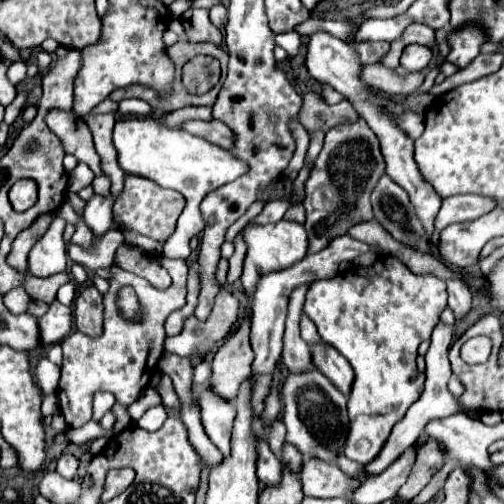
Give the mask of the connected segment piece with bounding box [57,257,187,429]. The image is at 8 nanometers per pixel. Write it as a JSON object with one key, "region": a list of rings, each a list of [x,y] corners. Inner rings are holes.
{"region":[[[157,257],[157,263],[165,267],[173,279],[169,289],[159,291],[151,287],[143,277],[137,277],[129,271],[119,269],[117,265],[111,265],[109,291],[103,295],[103,305],[105,305],[103,335],[99,339],[91,339],[91,337],[87,339],[81,333],[71,333],[61,341],[63,365],[61,365],[57,397],[59,397],[59,409],[69,427],[77,429],[91,419],[91,397],[95,391],[109,391],[115,395],[117,403],[131,405],[139,399],[141,391],[147,387],[151,375],[155,373],[157,363],[163,355],[163,341],[167,337],[163,323],[169,317],[169,313],[185,305],[185,295],[187,295],[187,261]],[[121,285],[131,285],[137,291],[141,305],[145,309],[145,321],[141,323],[121,321],[117,309],[113,307],[113,299]]]}

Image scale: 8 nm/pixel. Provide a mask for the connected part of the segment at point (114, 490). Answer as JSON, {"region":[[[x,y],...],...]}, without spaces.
{"region":[[[113,469],[113,471],[107,471],[103,493],[101,493],[99,501],[107,503],[113,497],[117,497],[119,493],[123,493],[133,483],[133,477],[135,477],[133,469]]]}

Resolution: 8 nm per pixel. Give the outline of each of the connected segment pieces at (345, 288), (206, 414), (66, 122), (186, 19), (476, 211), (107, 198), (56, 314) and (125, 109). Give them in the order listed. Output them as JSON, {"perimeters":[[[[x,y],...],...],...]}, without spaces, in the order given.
{"perimeters":[[[[385,255],[379,257],[371,267],[357,267],[345,273],[337,273],[331,279],[315,281],[303,305],[305,315],[317,325],[317,331],[325,343],[335,347],[353,367],[355,381],[351,385],[351,395],[347,403],[349,413],[349,433],[345,439],[345,457],[365,465],[373,461],[389,437],[391,427],[405,415],[405,411],[421,397],[425,379],[417,379],[419,371],[415,365],[417,347],[423,339],[431,337],[433,325],[447,307],[445,281],[435,275],[417,275],[403,265],[399,257]]],[[[203,391],[199,405],[201,405],[201,421],[205,427],[205,433],[223,453],[223,457],[229,457],[231,431],[235,421],[233,405],[227,401],[221,401],[221,397],[213,397],[213,393],[209,391]]],[[[51,109],[45,117],[45,123],[59,137],[65,153],[75,155],[77,161],[87,163],[95,175],[103,175],[89,125],[79,115],[75,115],[73,111]]],[[[189,9],[181,15],[183,29],[187,33],[187,41],[191,43],[213,43],[221,47],[223,40],[221,30],[209,21],[207,9]]],[[[453,195],[443,199],[443,205],[435,218],[434,232],[431,243],[439,244],[439,235],[443,227],[451,223],[461,223],[461,221],[473,221],[479,219],[481,215],[489,213],[495,209],[495,201],[489,197],[477,197],[477,195]]],[[[93,195],[83,211],[85,223],[93,229],[93,233],[105,233],[113,227],[111,219],[111,207],[113,207],[113,195]]],[[[53,301],[49,305],[49,311],[43,317],[39,317],[37,323],[39,323],[39,343],[41,345],[61,341],[73,327],[71,307],[65,307],[59,301]]],[[[125,99],[119,103],[119,113],[129,113],[129,115],[137,115],[137,117],[145,117],[151,115],[153,109],[149,103],[139,101],[139,99]]]]}

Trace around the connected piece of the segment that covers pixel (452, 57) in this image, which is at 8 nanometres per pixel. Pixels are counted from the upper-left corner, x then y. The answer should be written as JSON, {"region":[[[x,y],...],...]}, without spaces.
{"region":[[[463,27],[459,31],[451,31],[449,43],[451,51],[447,55],[447,61],[461,69],[479,55],[479,47],[485,43],[485,35],[477,27]]]}

